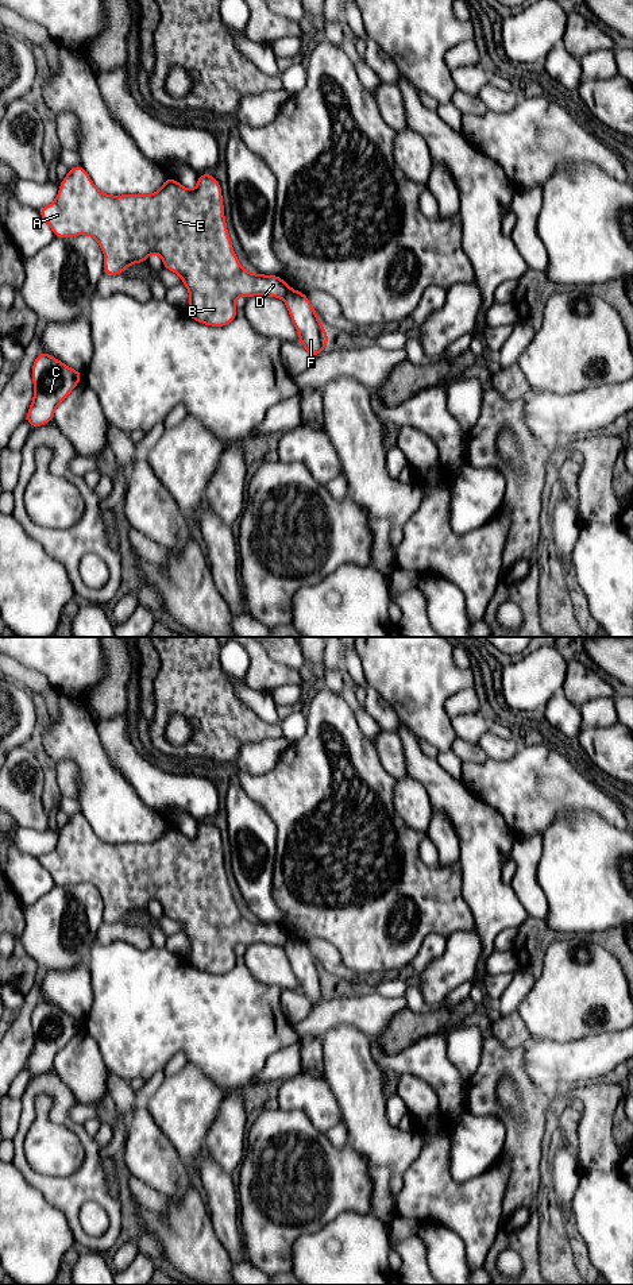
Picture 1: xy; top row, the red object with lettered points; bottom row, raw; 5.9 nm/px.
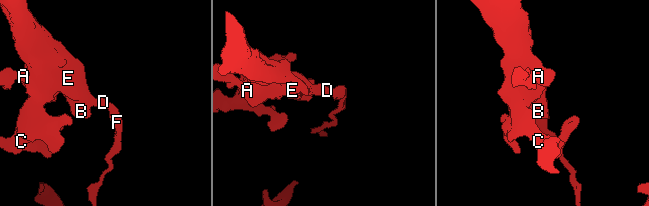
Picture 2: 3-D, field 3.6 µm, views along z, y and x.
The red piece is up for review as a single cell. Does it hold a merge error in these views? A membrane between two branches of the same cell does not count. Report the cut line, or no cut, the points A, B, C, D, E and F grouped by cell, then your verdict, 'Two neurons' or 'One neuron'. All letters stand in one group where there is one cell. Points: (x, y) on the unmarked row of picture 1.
Split along xy (289, 937), (282, 945). Groups: A B C D E / F. Two neurons

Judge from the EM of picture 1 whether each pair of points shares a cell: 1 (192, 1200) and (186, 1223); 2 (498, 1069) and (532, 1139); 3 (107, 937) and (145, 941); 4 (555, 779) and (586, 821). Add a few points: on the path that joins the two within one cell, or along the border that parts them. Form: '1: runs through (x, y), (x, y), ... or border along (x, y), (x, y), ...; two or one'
1: runs through (192, 1206), (186, 1218); one
2: runs through (518, 1076), (532, 1095), (532, 1119); one
3: runs through (116, 934), (135, 936); one
4: border along (608, 822), (590, 811), (563, 810), (549, 825); two

